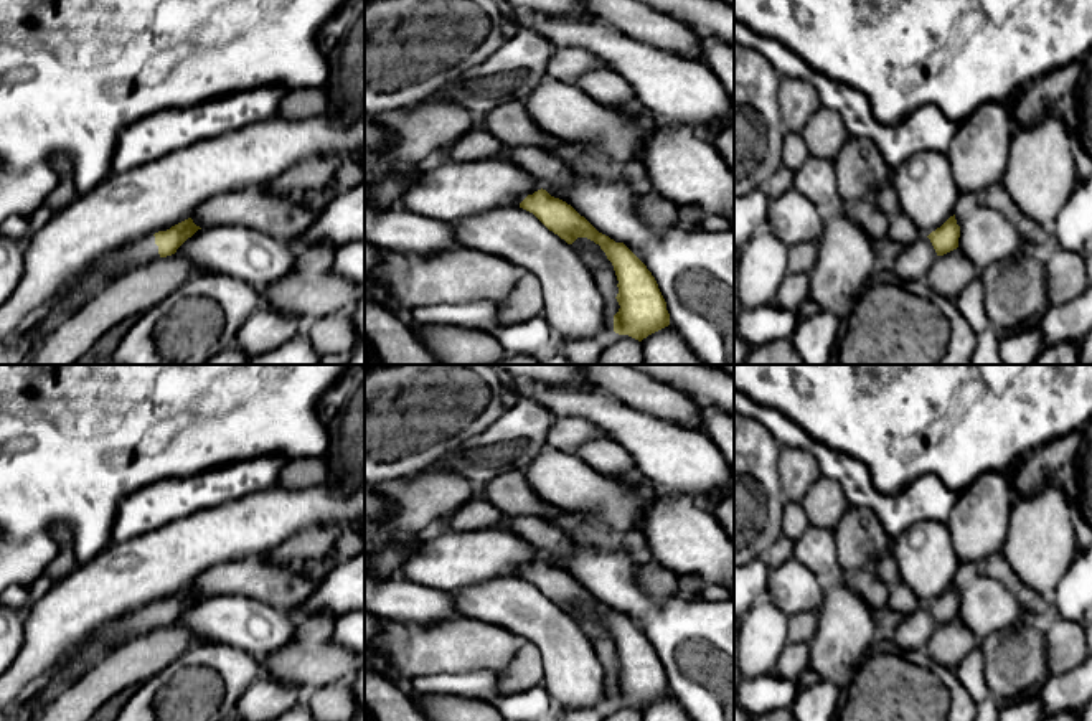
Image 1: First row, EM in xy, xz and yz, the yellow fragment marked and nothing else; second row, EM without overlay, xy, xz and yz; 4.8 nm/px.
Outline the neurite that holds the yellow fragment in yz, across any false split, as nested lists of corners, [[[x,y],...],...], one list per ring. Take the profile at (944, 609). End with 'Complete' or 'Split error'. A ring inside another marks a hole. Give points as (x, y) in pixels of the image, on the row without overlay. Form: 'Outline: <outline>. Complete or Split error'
Outline: [[[955,584],[950,586],[940,597],[927,606],[937,622],[944,625],[958,617],[960,596],[957,594]]]. Complete

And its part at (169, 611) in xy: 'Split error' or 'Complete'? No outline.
Split error

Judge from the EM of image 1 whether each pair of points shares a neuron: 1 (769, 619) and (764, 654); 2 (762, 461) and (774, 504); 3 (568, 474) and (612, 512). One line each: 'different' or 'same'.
1: same
2: same
3: same

